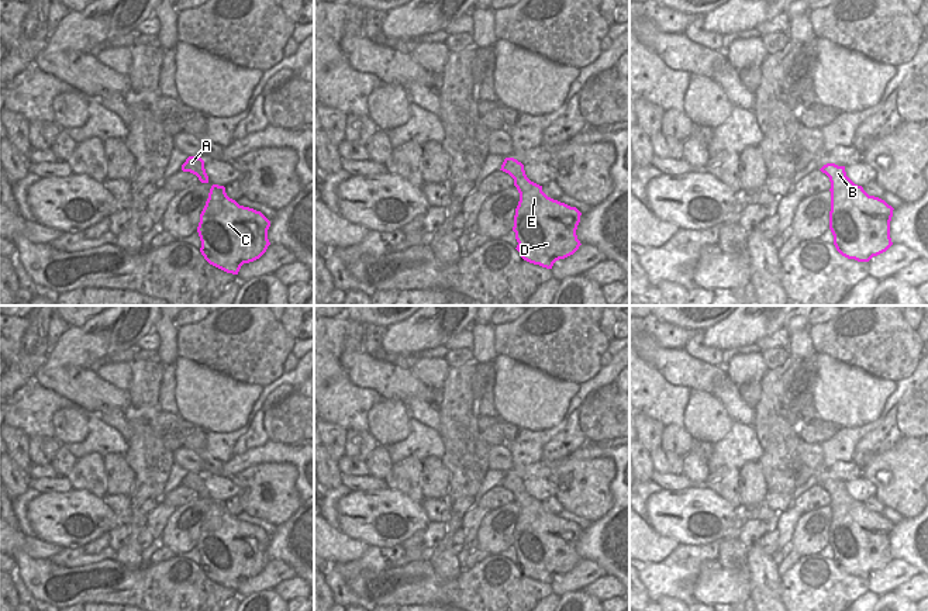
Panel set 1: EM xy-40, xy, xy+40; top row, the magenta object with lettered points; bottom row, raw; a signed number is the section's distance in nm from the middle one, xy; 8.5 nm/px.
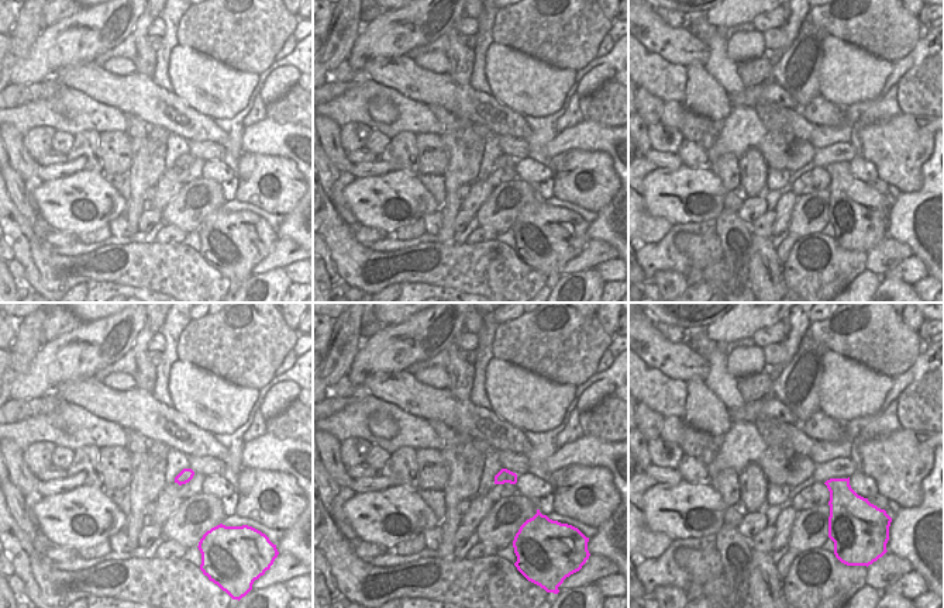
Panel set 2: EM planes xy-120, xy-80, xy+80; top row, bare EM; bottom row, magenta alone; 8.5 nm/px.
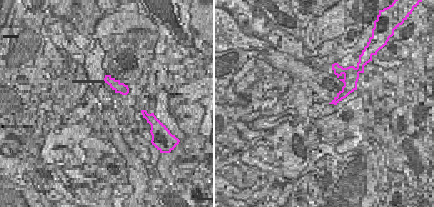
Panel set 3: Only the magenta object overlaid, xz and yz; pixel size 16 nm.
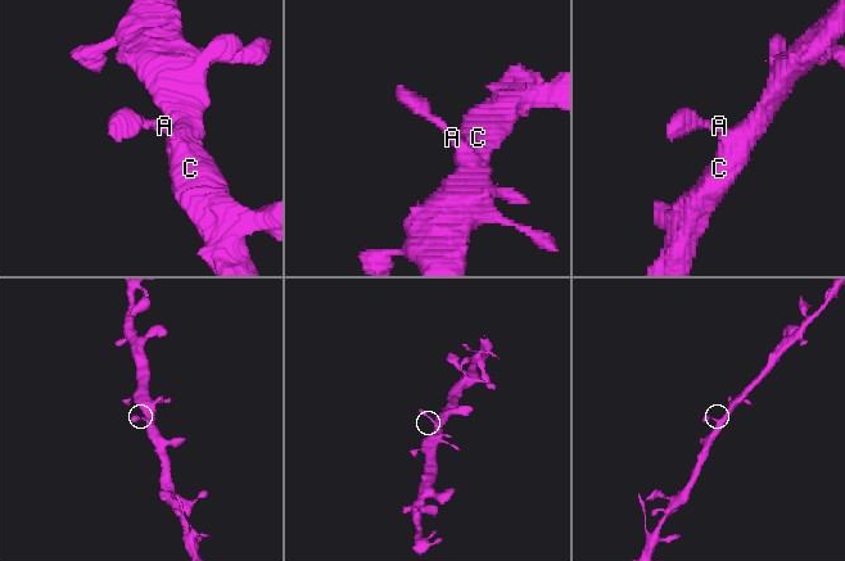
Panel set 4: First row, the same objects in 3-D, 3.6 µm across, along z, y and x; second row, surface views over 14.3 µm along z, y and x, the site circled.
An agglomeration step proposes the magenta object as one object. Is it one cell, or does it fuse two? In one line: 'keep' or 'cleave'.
keep

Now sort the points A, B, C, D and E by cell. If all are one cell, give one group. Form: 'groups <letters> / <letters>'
groups A B C D E

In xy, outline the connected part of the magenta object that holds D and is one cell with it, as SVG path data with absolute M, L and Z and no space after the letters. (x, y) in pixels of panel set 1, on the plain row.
M506 473L500 486L514 494L520 508L513 546L521 573L552 584L556 576L573 570L582 560L576 550L582 528L548 512L542 501L527 493L524 480L517 474Z

